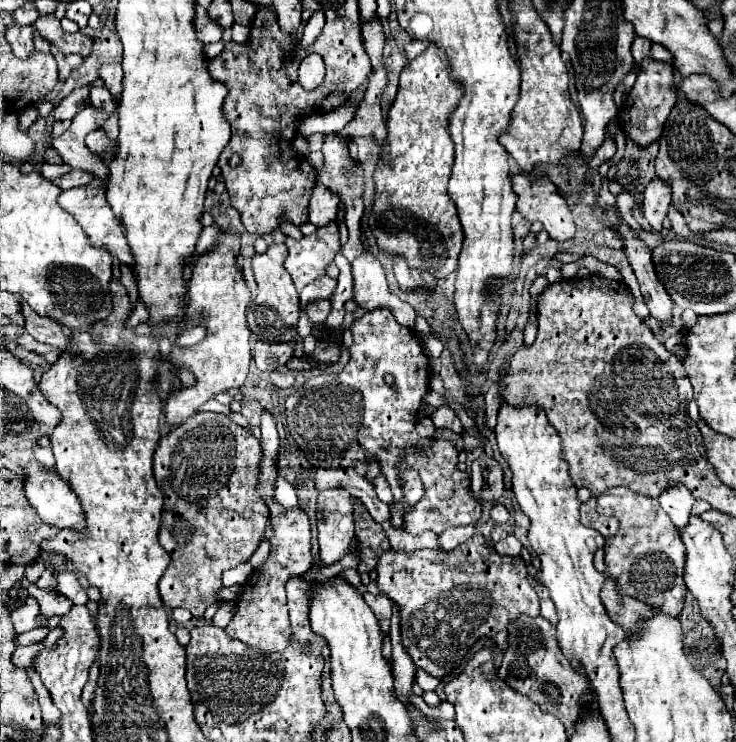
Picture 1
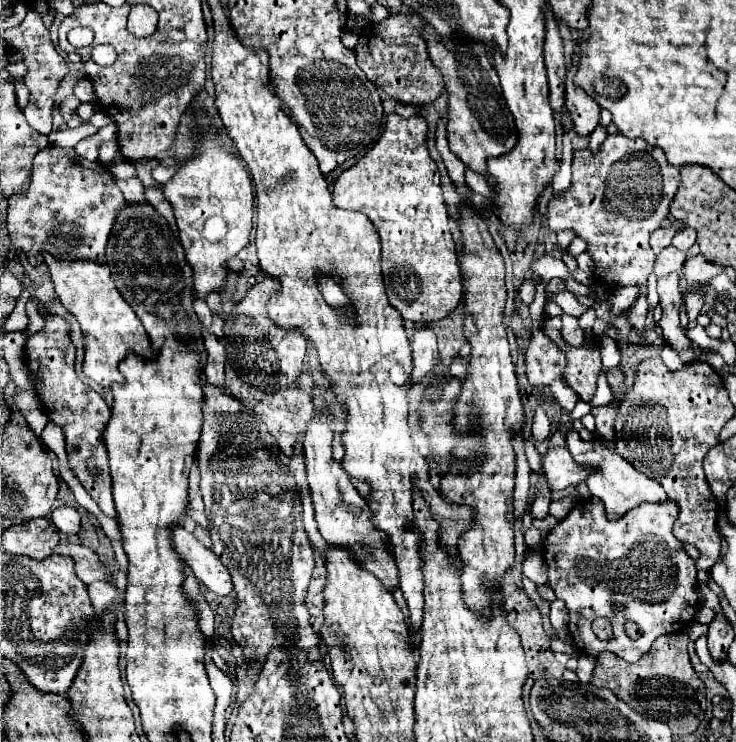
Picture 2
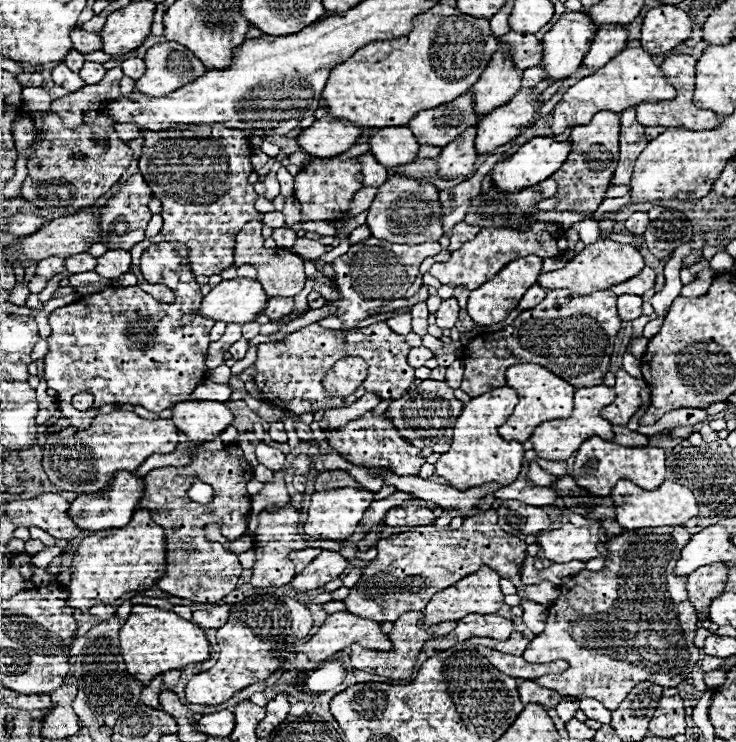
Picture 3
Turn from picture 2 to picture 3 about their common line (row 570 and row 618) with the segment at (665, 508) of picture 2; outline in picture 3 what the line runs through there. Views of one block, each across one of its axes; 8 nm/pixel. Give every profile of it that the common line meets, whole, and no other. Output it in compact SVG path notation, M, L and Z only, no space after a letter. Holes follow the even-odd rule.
M662 526L662 528L652 528L652 530L632 530L632 532L624 532L618 538L612 538L608 546L608 562L606 568L602 568L600 572L590 572L590 570L582 570L578 572L574 578L570 578L566 584L560 586L560 596L558 600L552 604L552 608L548 610L548 620L546 620L546 628L542 634L538 634L526 648L526 652L522 654L524 660L532 662L532 664L542 664L542 662L552 662L552 660L566 660L570 664L570 668L558 676L542 676L536 682L540 686L546 686L550 690L556 690L562 696L574 696L578 700L582 698L594 698L598 702L602 702L608 710L616 710L620 706L620 702L626 698L626 694L644 680L650 680L654 684L660 684L664 688L674 688L678 686L682 680L688 678L688 674L692 672L692 668L696 666L696 662L700 660L700 652L694 646L694 630L696 630L696 610L694 606L690 606L688 600L688 590L686 590L686 578L678 578L674 574L674 566L678 562L678 554L682 552L682 546L686 546L686 542L690 542L690 534L686 532L684 526Z

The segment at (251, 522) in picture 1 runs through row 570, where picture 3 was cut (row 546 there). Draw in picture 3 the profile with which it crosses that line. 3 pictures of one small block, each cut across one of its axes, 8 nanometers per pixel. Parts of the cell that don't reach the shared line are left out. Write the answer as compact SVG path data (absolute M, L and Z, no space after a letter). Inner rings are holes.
M226 446L224 450L214 450L214 452L204 450L204 452L194 454L192 464L188 464L184 468L164 466L164 468L150 470L144 476L146 490L144 490L144 496L142 496L138 506L150 510L152 520L164 528L164 536L166 536L166 574L156 582L156 586L162 592L168 592L172 596L186 598L192 602L200 602L200 604L212 604L212 602L218 602L220 598L224 598L226 594L230 594L232 590L236 590L236 582L238 582L240 572L242 572L242 566L240 566L236 554L226 552L224 546L218 542L206 540L204 528L208 524L218 522L218 524L222 524L222 534L228 540L236 540L236 538L246 534L248 520L250 520L250 494L246 492L246 484L252 480L252 476L254 476L252 466L246 462L246 458L238 446ZM194 480L200 480L200 482L212 486L214 496L208 504L196 504L188 498L188 490L190 490Z

